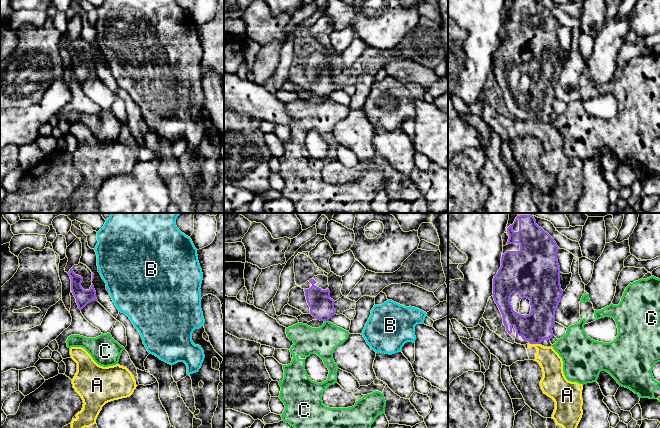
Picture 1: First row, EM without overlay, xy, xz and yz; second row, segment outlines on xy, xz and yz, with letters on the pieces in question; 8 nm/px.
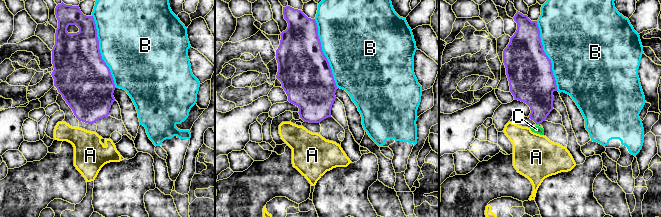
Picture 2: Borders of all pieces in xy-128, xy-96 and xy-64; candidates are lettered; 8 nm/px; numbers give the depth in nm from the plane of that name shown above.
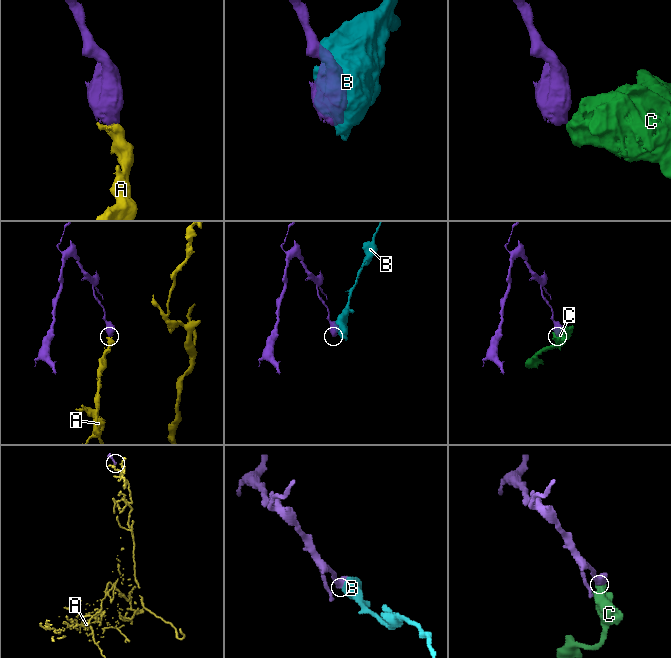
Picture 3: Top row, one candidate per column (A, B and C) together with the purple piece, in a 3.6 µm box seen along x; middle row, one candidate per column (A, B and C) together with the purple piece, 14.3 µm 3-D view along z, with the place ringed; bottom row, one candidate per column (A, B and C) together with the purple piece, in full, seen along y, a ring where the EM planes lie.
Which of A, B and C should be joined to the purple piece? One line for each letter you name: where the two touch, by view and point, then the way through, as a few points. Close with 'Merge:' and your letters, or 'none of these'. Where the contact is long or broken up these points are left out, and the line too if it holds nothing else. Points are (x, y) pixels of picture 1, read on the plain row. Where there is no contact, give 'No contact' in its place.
Merge: none of these

